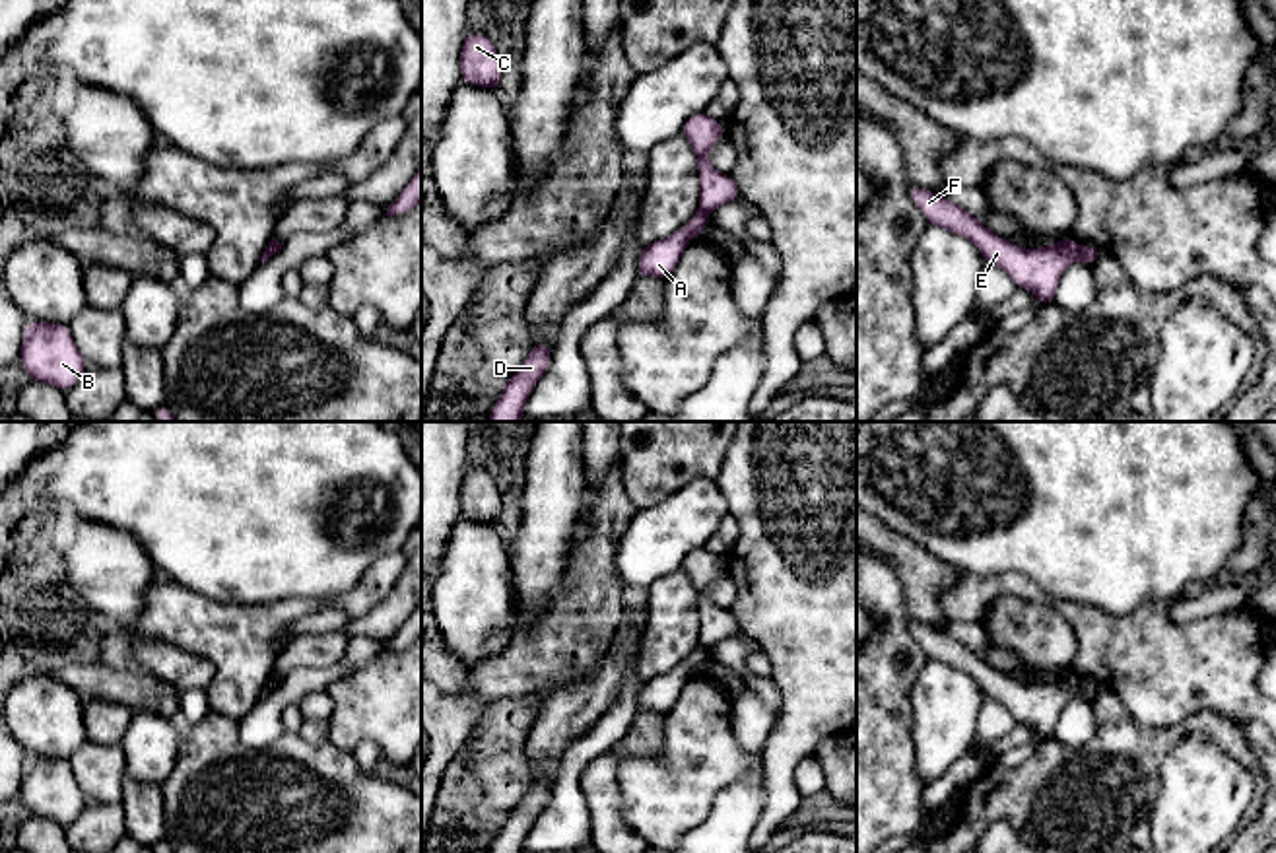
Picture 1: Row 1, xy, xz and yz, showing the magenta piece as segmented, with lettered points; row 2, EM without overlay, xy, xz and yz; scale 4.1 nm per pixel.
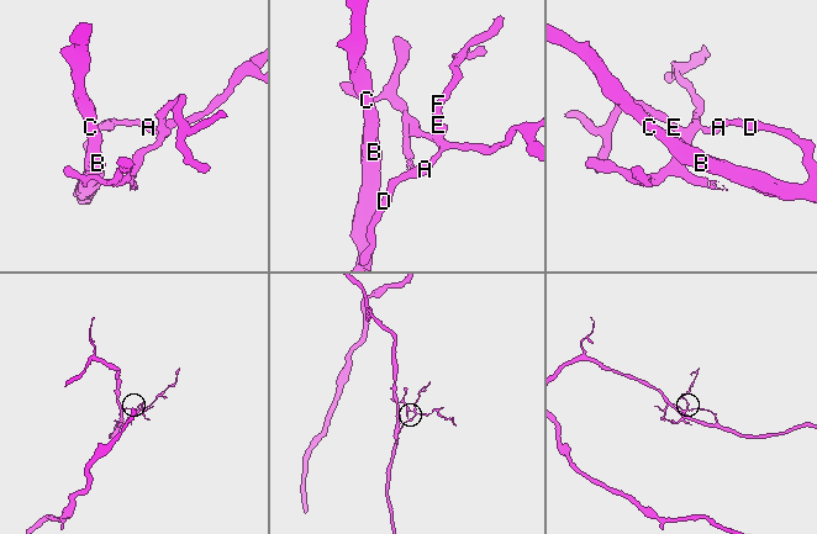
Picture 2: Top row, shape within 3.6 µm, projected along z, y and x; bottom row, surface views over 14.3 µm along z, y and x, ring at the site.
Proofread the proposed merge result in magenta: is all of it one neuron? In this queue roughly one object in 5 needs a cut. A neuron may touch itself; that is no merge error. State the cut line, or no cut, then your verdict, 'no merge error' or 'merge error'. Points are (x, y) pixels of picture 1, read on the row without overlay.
cut yz (1082, 682), (1078, 692); merge error

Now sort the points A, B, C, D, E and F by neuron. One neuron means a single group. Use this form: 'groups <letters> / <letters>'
groups A B C D / E F

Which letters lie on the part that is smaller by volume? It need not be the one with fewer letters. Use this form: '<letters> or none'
E, F

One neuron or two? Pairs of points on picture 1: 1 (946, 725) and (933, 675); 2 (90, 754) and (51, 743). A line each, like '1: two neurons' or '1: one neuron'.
1: one neuron
2: two neurons

